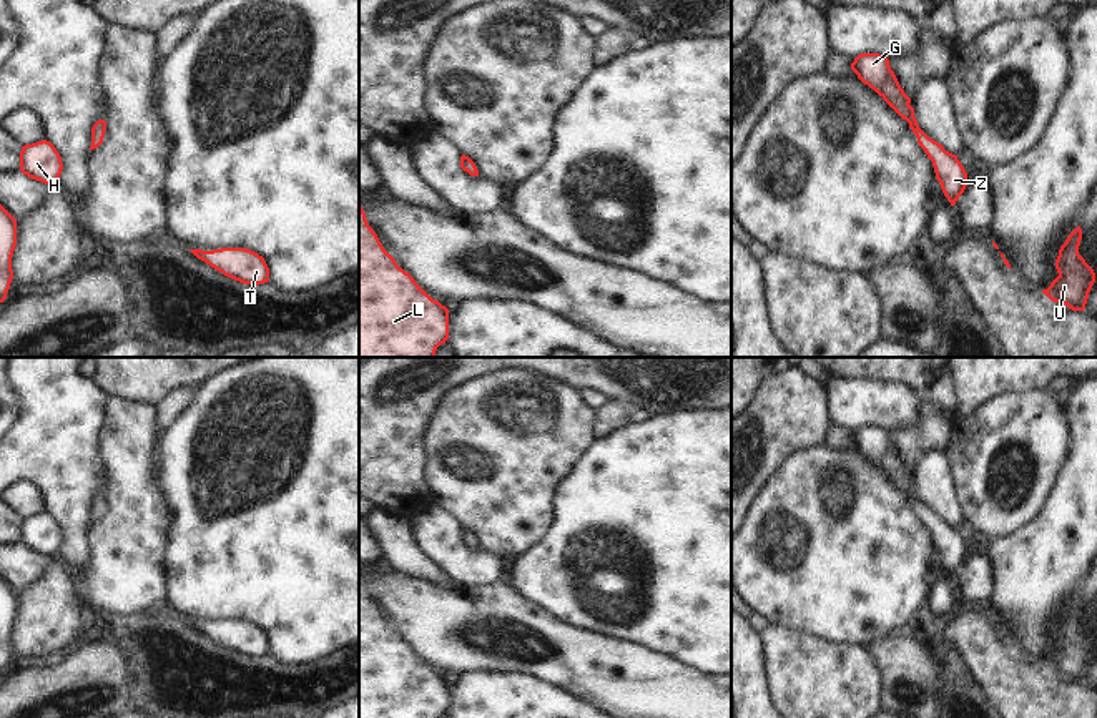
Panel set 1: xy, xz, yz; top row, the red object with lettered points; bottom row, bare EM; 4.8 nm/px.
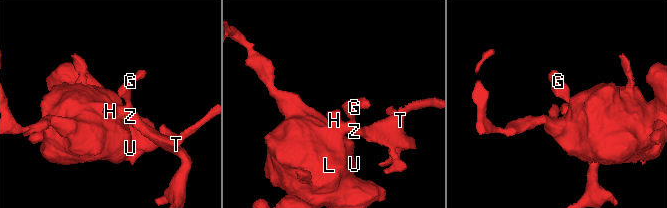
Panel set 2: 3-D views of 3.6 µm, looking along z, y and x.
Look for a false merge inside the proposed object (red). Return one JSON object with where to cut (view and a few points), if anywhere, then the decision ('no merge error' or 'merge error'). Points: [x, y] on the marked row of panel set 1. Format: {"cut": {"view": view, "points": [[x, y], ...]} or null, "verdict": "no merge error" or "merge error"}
{"cut": null, "verdict": "no merge error"}

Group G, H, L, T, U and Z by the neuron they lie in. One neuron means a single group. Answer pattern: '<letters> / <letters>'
G H L T U Z

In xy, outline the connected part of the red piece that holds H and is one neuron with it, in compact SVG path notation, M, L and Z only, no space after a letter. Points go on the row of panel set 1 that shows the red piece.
M42 140L22 146L20 171L28 178L55 186L61 170L61 156L50 141Z

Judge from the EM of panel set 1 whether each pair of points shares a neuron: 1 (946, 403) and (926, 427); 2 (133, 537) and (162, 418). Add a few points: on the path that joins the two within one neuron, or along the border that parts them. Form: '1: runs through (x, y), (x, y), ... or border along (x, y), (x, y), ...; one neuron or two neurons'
1: border along (928, 393), (943, 409), (958, 416); two neurons
2: border along (152, 406), (152, 416), (160, 431); two neurons

